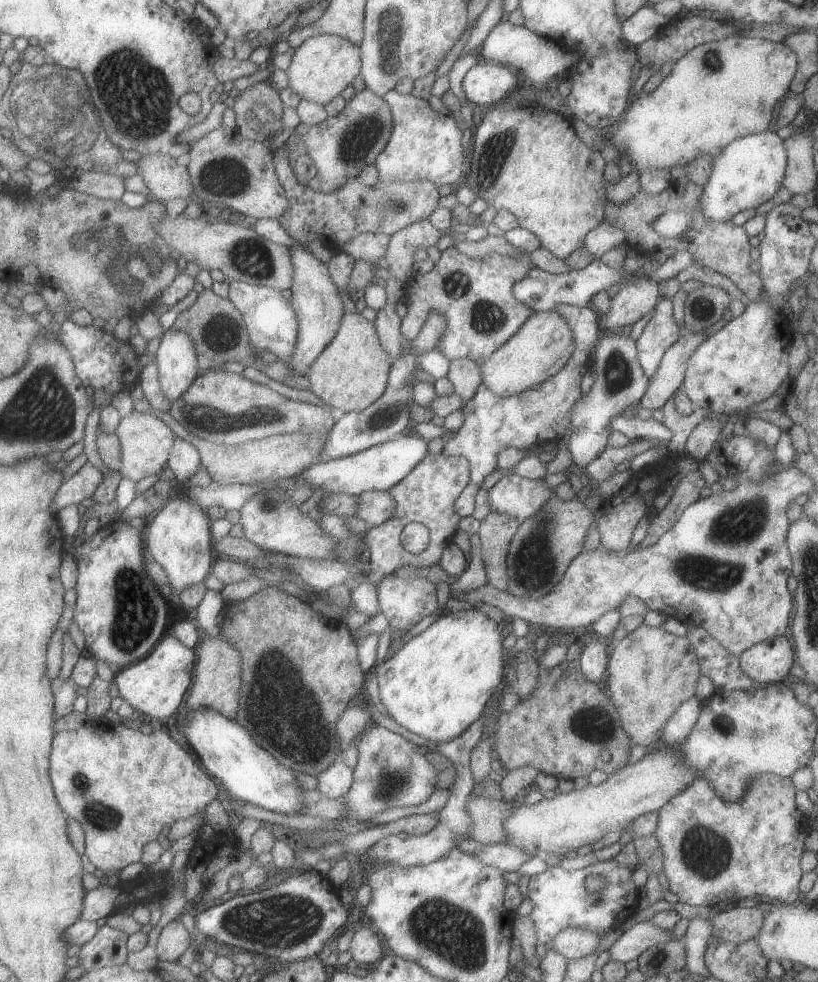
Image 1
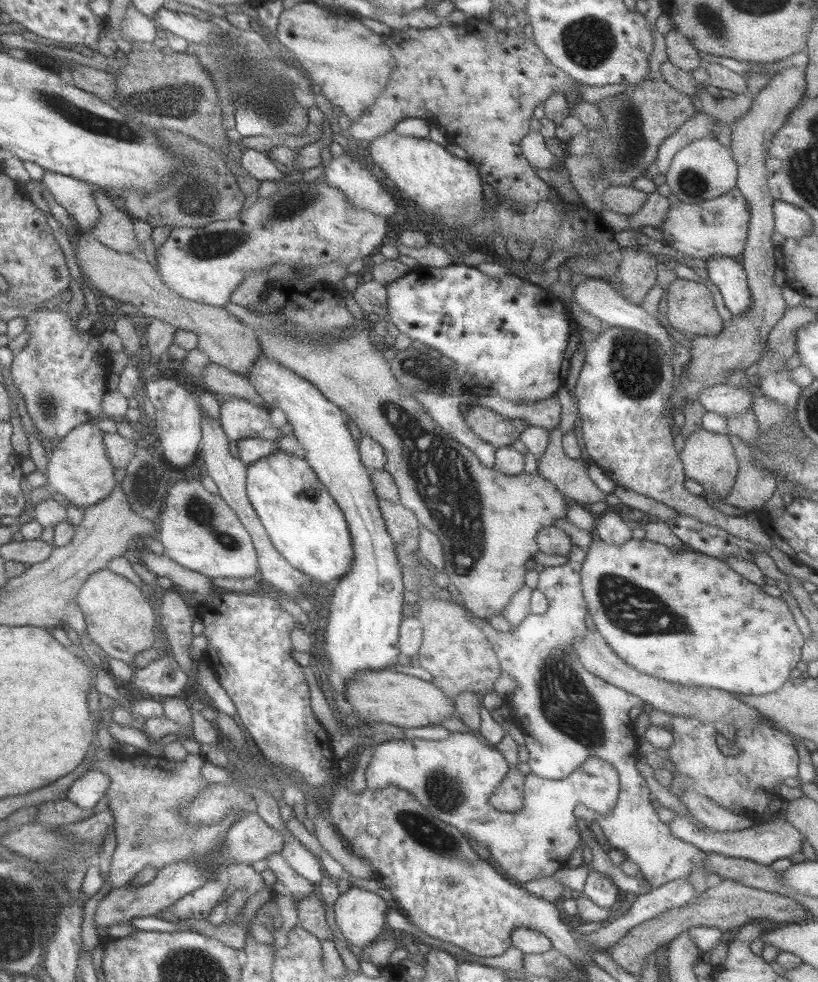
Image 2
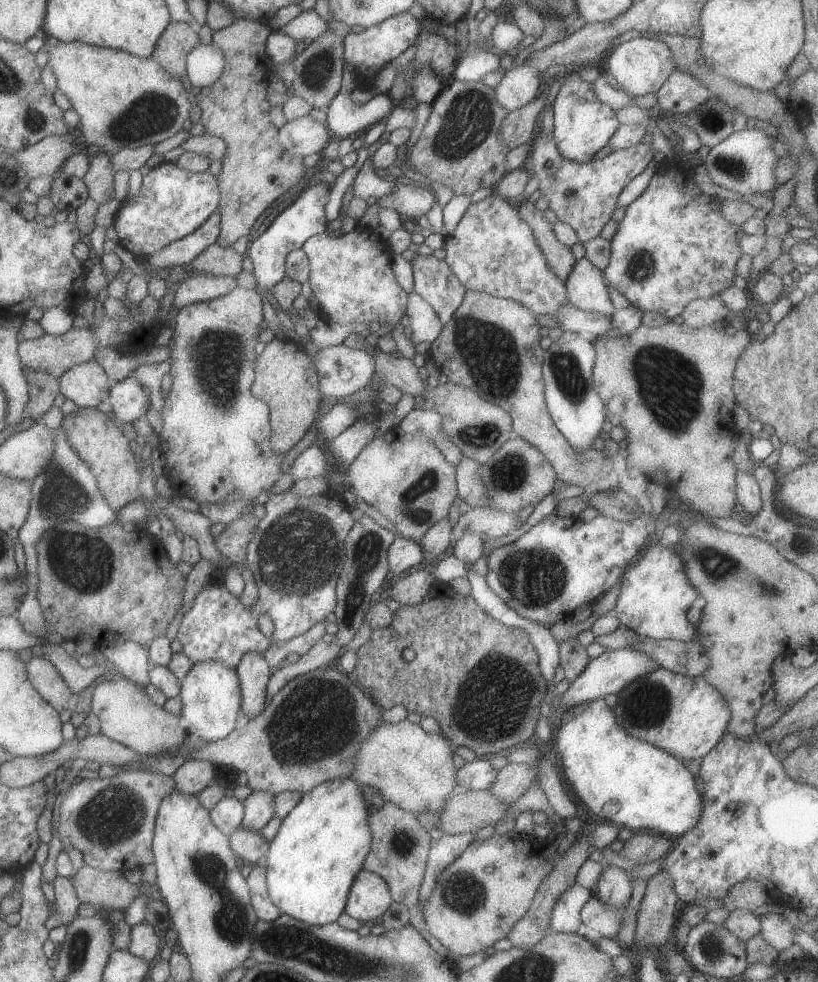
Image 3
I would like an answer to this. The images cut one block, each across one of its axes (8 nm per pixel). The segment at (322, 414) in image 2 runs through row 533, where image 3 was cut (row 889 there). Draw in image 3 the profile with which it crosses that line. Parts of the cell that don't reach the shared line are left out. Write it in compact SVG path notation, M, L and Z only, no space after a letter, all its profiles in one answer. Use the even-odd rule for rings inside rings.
M362 868L349 888L344 911L358 921L377 922L391 902L385 880Z

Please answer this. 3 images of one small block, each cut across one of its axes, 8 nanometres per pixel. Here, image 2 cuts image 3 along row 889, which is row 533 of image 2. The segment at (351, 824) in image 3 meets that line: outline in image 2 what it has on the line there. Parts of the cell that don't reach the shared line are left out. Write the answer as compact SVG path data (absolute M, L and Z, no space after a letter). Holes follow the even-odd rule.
M273 452L245 468L246 495L257 514L273 548L299 572L310 576L315 585L339 580L353 560L351 535L341 509L315 476L313 469L299 454Z

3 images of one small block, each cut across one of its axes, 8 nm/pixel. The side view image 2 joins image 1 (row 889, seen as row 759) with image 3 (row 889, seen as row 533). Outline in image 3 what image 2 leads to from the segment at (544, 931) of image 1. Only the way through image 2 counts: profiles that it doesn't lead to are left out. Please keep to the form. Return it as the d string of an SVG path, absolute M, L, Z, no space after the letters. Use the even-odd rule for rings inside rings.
M576 883L563 890L563 894L553 903L551 920L548 922L549 929L555 932L576 933L582 923L580 910L585 901L590 899L591 894L593 890Z

